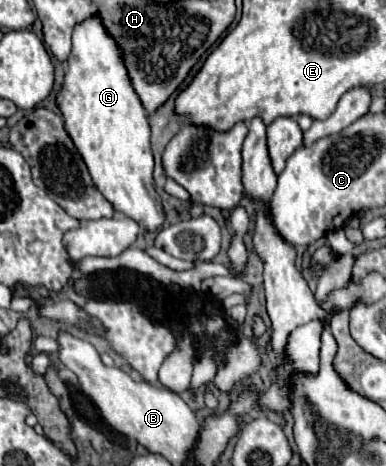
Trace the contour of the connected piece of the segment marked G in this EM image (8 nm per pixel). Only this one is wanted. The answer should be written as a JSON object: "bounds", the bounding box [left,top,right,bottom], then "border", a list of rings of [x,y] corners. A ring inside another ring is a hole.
{"bounds":[57,17,165,233],"border":[[[91,17],[83,23],[79,23],[73,31],[73,51],[67,61],[69,69],[65,73],[63,89],[57,95],[57,105],[63,113],[65,127],[81,153],[93,183],[101,191],[101,195],[113,205],[115,211],[135,219],[145,233],[157,231],[165,223],[165,211],[161,205],[161,197],[153,183],[153,155],[149,145],[149,121],[145,115],[145,109],[133,91],[133,85],[129,81],[127,69],[123,65],[123,53],[117,47],[117,43],[107,35],[103,29],[99,17]]]}

